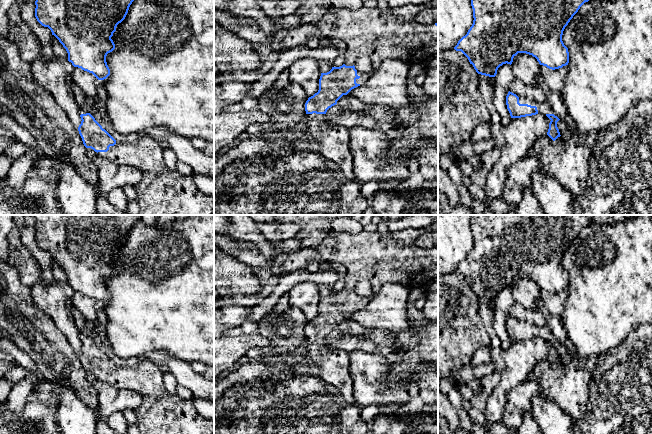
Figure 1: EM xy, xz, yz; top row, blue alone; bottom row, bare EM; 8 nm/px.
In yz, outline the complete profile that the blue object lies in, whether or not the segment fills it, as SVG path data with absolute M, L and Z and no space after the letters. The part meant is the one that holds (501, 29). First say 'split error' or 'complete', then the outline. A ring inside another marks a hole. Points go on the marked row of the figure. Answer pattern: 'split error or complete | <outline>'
complete | M471 0L473 24L454 47L461 51L478 74L495 77L503 64L512 64L518 53L537 59L555 70L568 65L568 48L562 41L565 27L589 0Z

